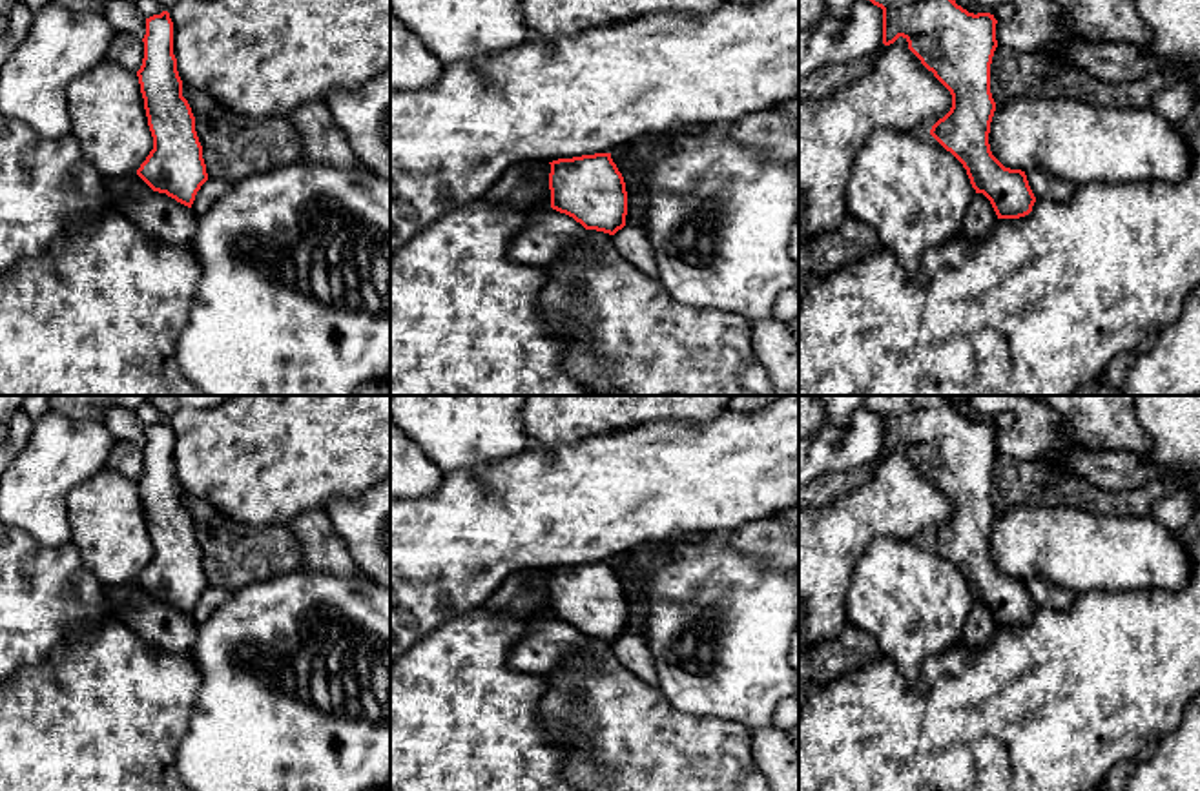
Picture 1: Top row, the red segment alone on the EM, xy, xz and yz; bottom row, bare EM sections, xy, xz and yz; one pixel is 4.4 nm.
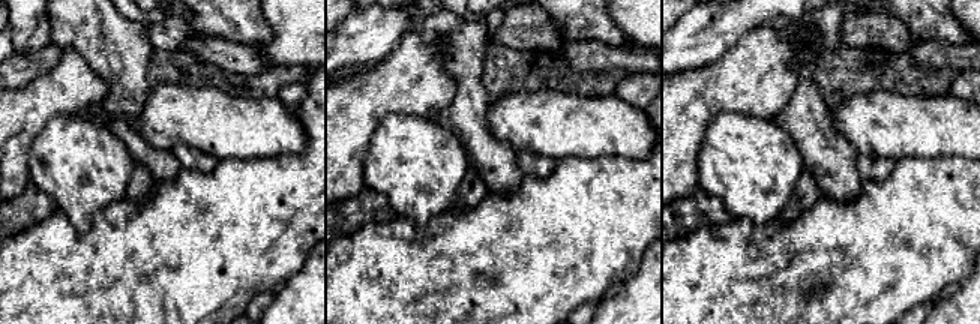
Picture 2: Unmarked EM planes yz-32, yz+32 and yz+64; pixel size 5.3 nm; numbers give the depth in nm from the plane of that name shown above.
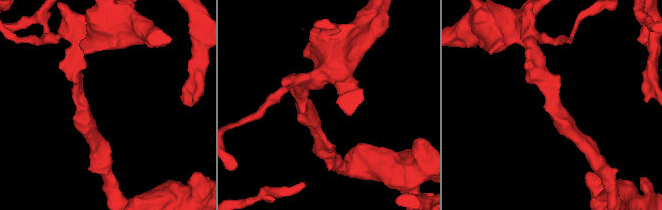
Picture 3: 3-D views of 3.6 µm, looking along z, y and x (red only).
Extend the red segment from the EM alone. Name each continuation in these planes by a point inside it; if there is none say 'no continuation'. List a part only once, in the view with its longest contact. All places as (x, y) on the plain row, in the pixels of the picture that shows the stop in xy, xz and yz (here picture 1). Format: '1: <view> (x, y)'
no continuation

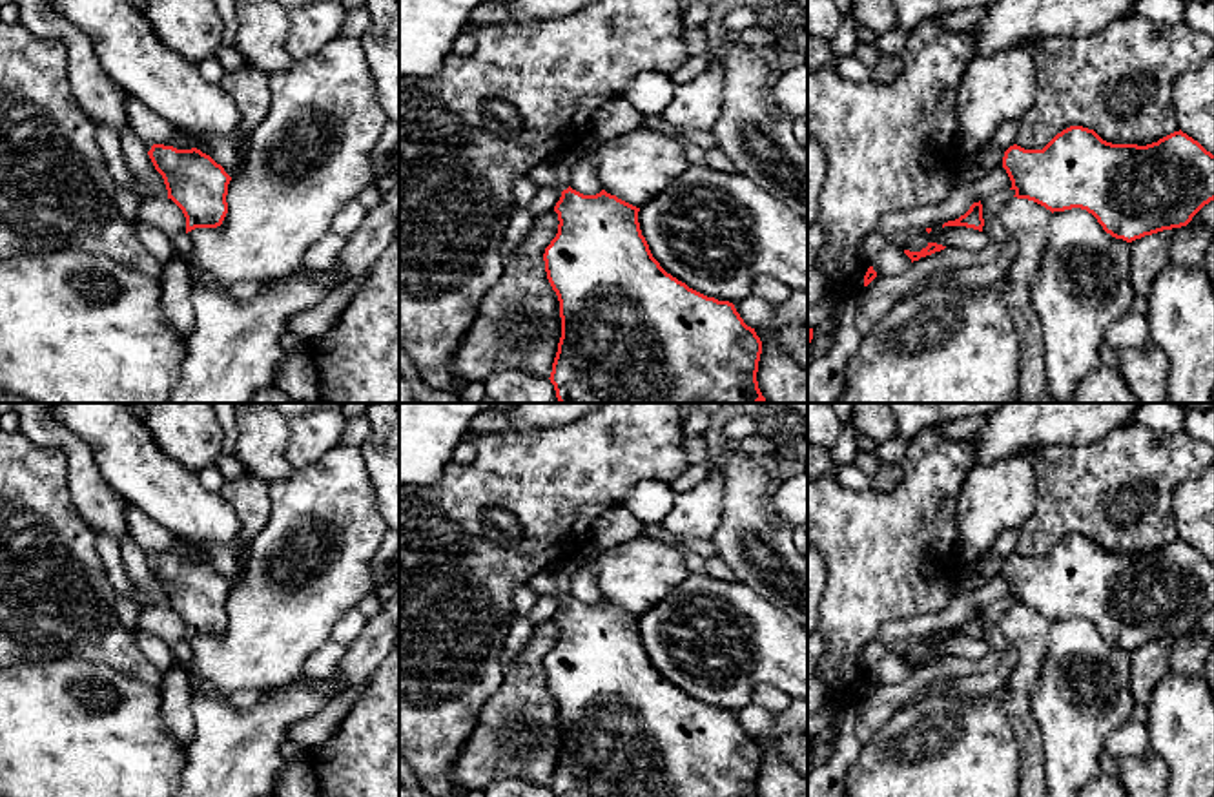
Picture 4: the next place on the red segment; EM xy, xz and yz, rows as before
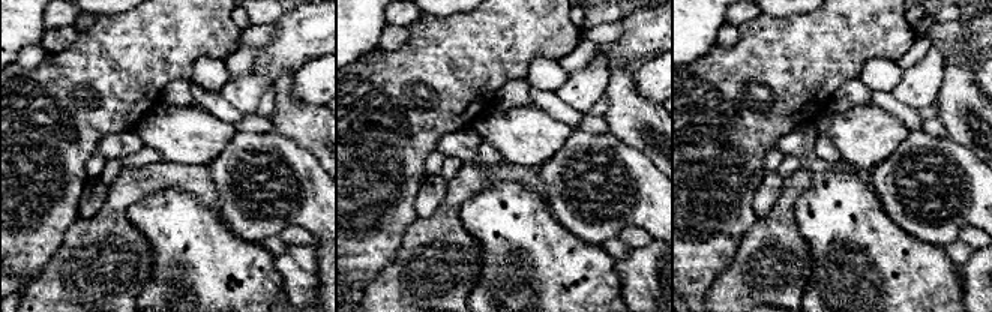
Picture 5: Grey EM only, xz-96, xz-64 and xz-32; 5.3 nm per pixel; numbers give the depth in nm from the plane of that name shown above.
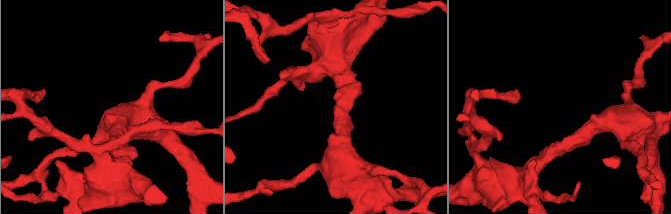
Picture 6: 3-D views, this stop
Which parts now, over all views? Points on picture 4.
1: xz (555, 582)

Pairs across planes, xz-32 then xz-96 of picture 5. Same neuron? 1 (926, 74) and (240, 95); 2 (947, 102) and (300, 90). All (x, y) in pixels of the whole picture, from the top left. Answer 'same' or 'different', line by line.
1: same
2: different

